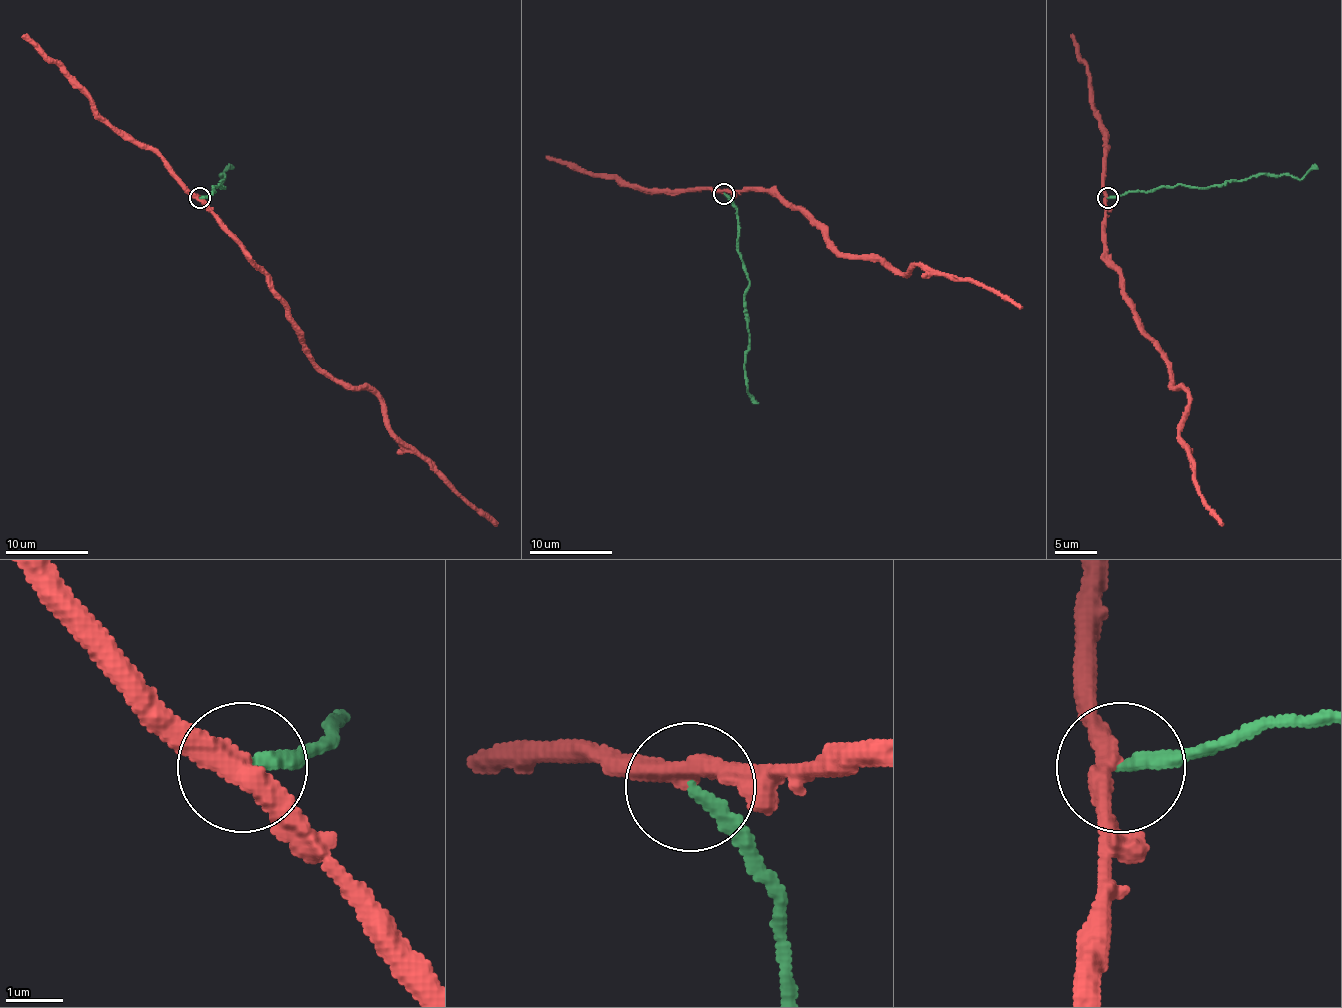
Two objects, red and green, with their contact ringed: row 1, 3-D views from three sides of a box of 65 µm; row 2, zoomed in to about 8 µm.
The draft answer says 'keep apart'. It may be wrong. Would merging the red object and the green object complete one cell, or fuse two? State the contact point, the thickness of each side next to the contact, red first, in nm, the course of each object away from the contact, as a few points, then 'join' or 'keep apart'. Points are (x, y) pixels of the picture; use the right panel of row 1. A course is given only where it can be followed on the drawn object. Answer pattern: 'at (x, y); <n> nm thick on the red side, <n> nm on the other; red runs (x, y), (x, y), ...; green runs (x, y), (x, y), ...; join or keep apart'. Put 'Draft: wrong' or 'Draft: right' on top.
Draft: right
at (1108, 198); 400 nm thick on the red side, 240 nm on the other; red runs (1107, 197), (1105, 260), (1120, 274), (1120, 289), (1170, 378), (1188, 395), (1180, 437), (1192, 480), (1222, 526); green runs (1107, 197), (1126, 191), (1222, 187), (1228, 181), (1244, 181), (1259, 174), (1292, 174), (1303, 179), (1317, 166); keep apart

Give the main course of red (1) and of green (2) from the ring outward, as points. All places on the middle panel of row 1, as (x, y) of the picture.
1: (724, 193), (774, 191), (841, 253), (886, 261), (899, 274), (922, 265), (972, 278), (1007, 295), (1022, 307)
2: (724, 193), (737, 211), (739, 257), (749, 282), (745, 307), (749, 344), (745, 378), (747, 388), (757, 403)

